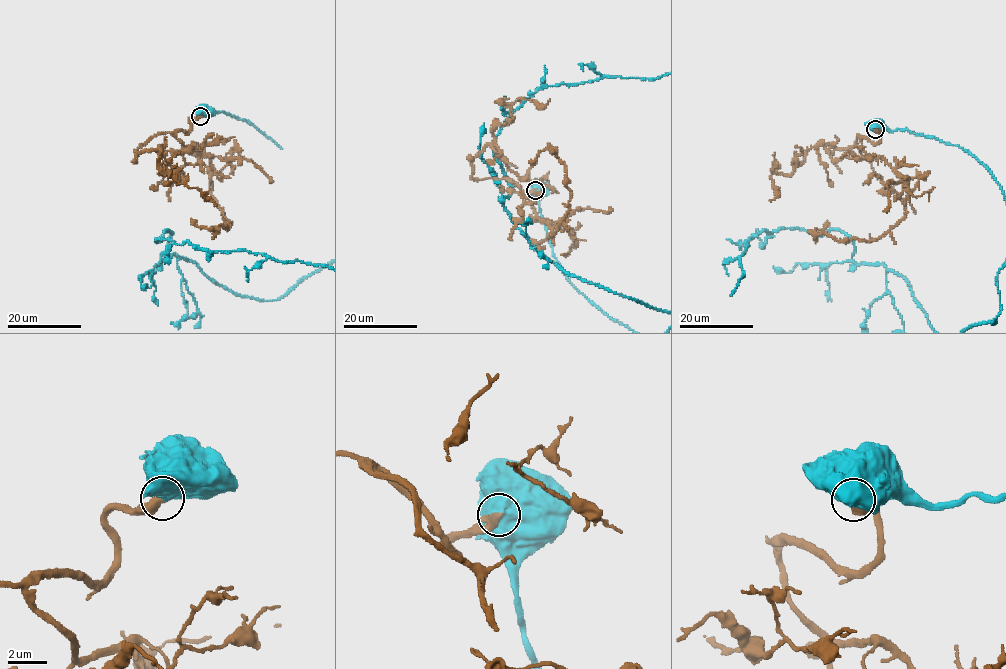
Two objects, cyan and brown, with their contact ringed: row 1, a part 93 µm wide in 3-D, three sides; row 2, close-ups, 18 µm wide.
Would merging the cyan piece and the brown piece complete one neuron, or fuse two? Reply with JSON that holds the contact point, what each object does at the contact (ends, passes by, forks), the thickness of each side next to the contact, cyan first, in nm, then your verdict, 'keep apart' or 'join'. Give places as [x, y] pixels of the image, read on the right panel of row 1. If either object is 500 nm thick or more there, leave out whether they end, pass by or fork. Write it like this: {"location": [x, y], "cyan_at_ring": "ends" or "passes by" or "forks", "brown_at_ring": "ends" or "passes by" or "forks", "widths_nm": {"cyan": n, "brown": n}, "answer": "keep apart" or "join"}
{"location": [875, 129], "widths_nm": {"cyan": 550, "brown": 500}, "answer": "keep apart"}

